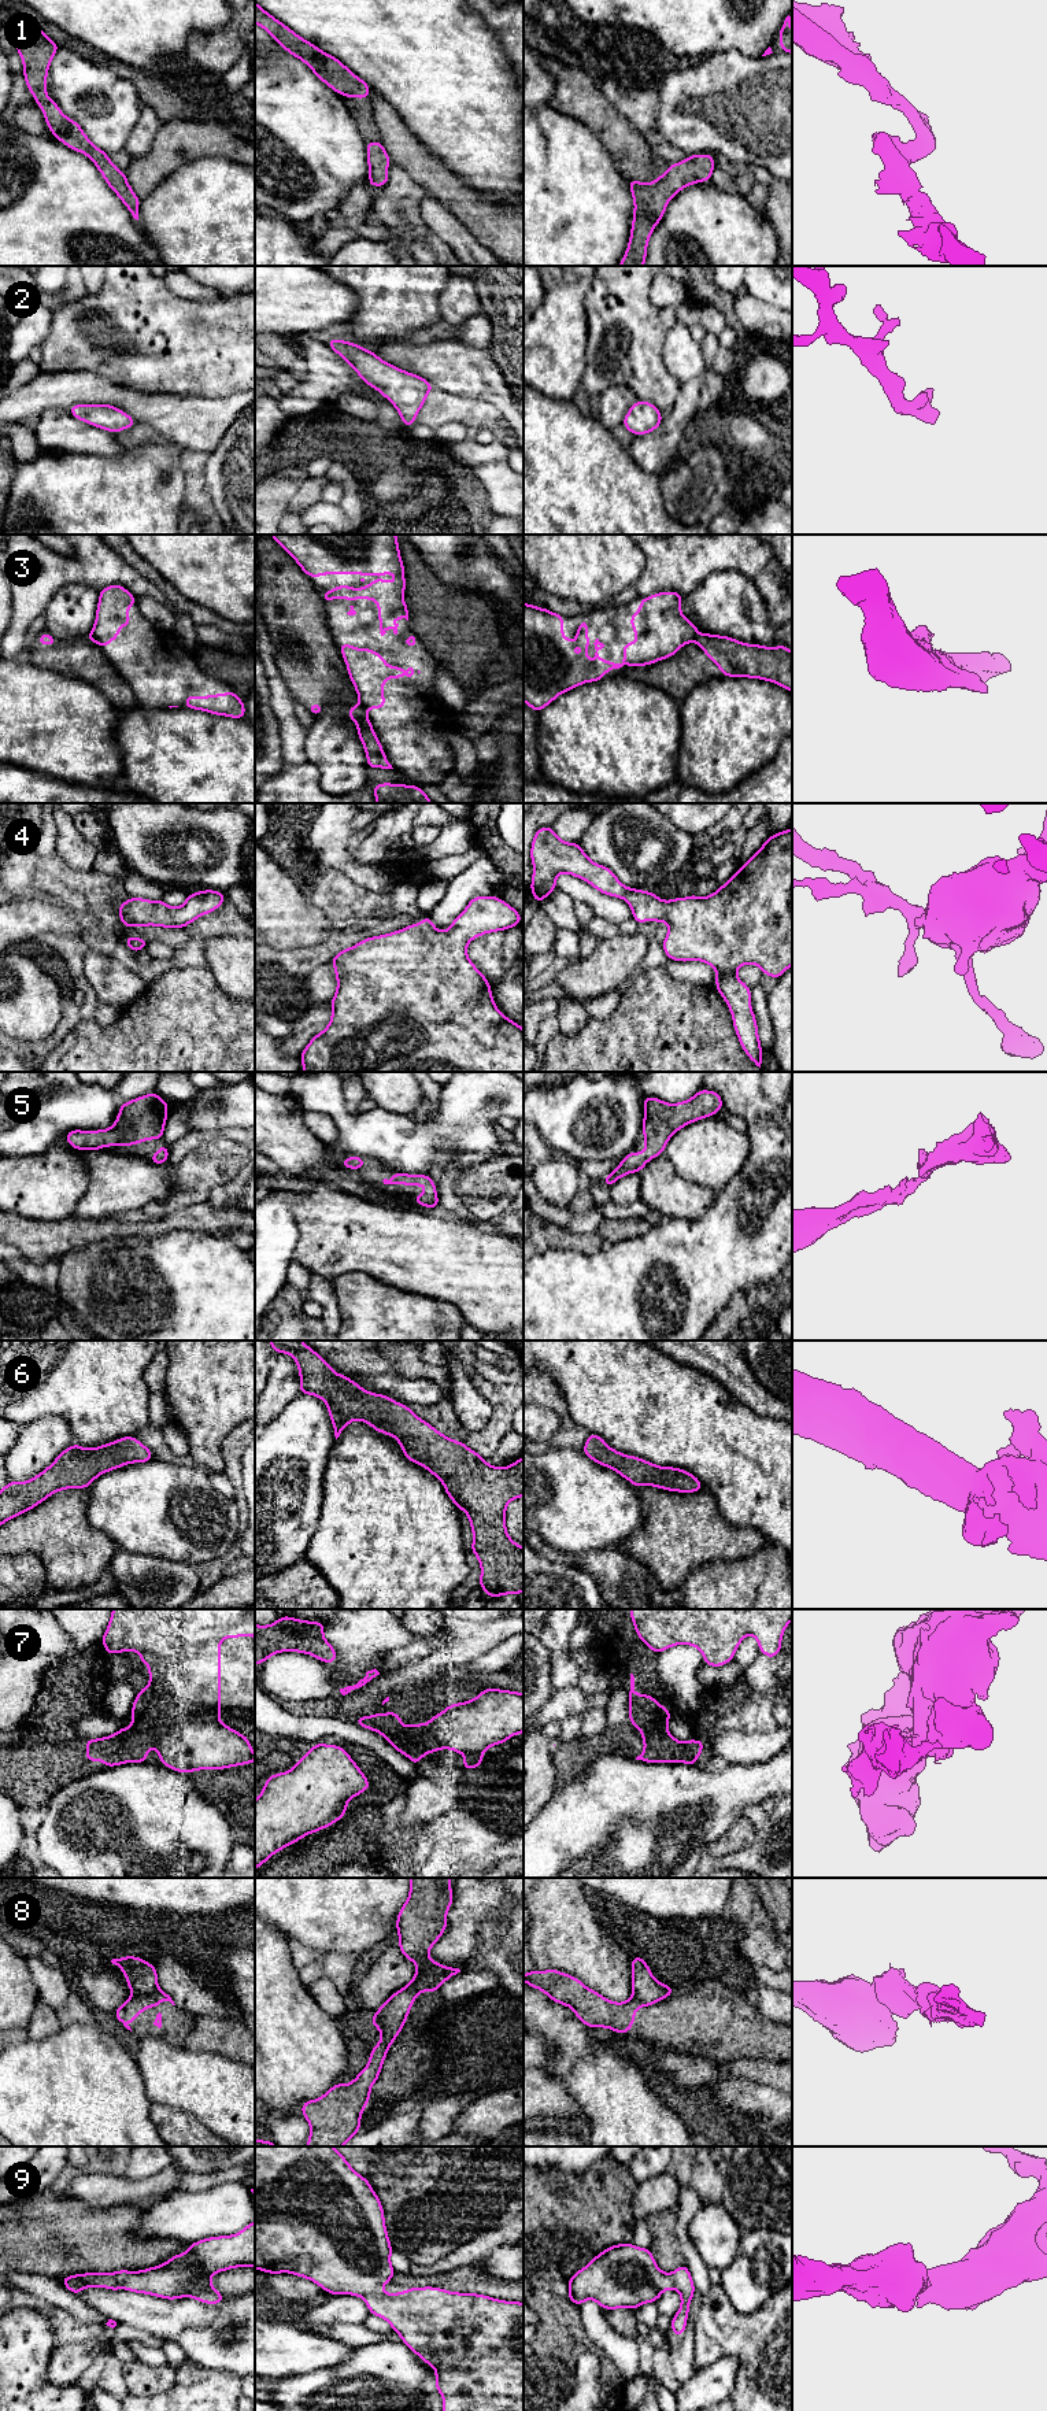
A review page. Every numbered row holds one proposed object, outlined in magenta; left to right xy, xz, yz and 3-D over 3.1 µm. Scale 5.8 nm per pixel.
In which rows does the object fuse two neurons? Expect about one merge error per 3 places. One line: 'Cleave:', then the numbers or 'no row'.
Cleave: 3, 7, 8

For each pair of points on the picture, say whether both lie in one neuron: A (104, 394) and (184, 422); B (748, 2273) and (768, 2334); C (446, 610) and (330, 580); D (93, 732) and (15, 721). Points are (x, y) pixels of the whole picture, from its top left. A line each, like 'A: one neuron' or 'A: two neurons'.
A: one neuron
B: two neurons
C: two neurons
D: one neuron

